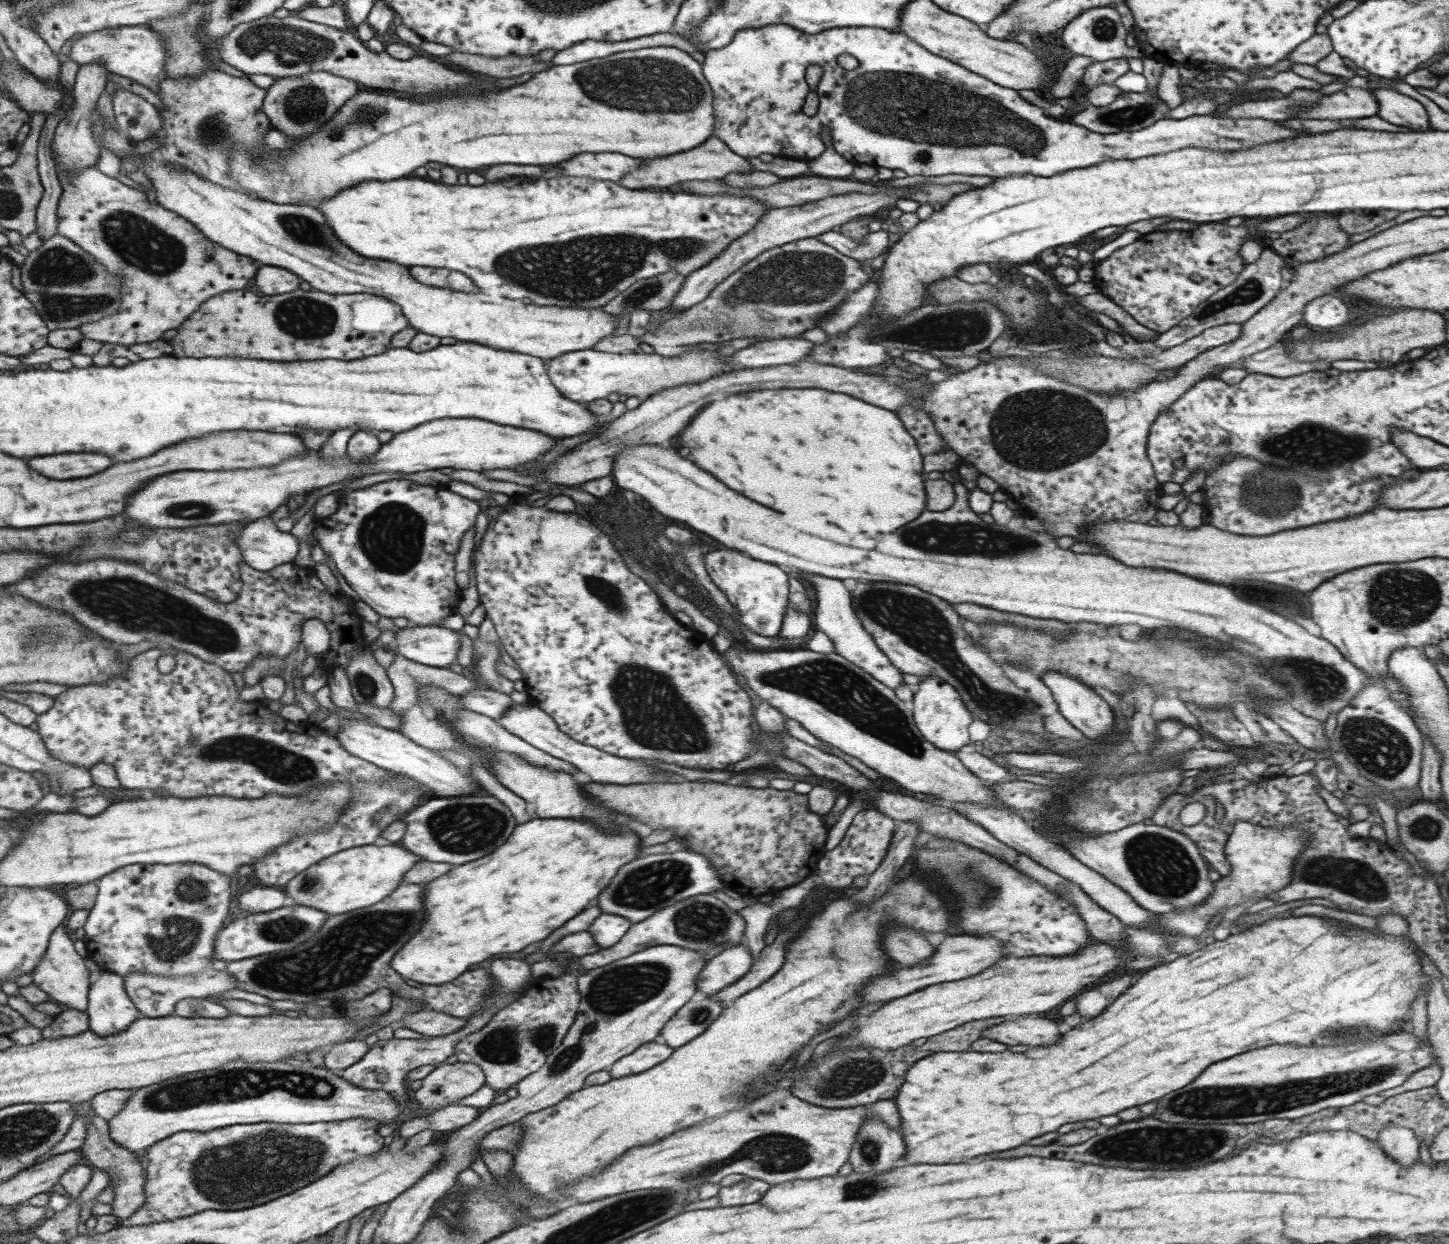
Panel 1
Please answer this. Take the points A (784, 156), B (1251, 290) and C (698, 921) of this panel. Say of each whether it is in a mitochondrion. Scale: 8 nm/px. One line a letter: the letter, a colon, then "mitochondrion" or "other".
A: other
B: mitochondrion
C: mitochondrion

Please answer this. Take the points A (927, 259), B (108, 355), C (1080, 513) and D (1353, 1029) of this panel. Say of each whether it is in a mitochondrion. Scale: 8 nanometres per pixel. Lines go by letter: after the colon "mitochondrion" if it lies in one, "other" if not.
A: other
B: other
C: other
D: mitochondrion

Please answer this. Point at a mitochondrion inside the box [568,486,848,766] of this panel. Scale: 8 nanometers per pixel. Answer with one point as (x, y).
(653, 712)

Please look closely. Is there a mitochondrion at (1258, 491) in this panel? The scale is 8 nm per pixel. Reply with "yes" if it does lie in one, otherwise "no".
yes

